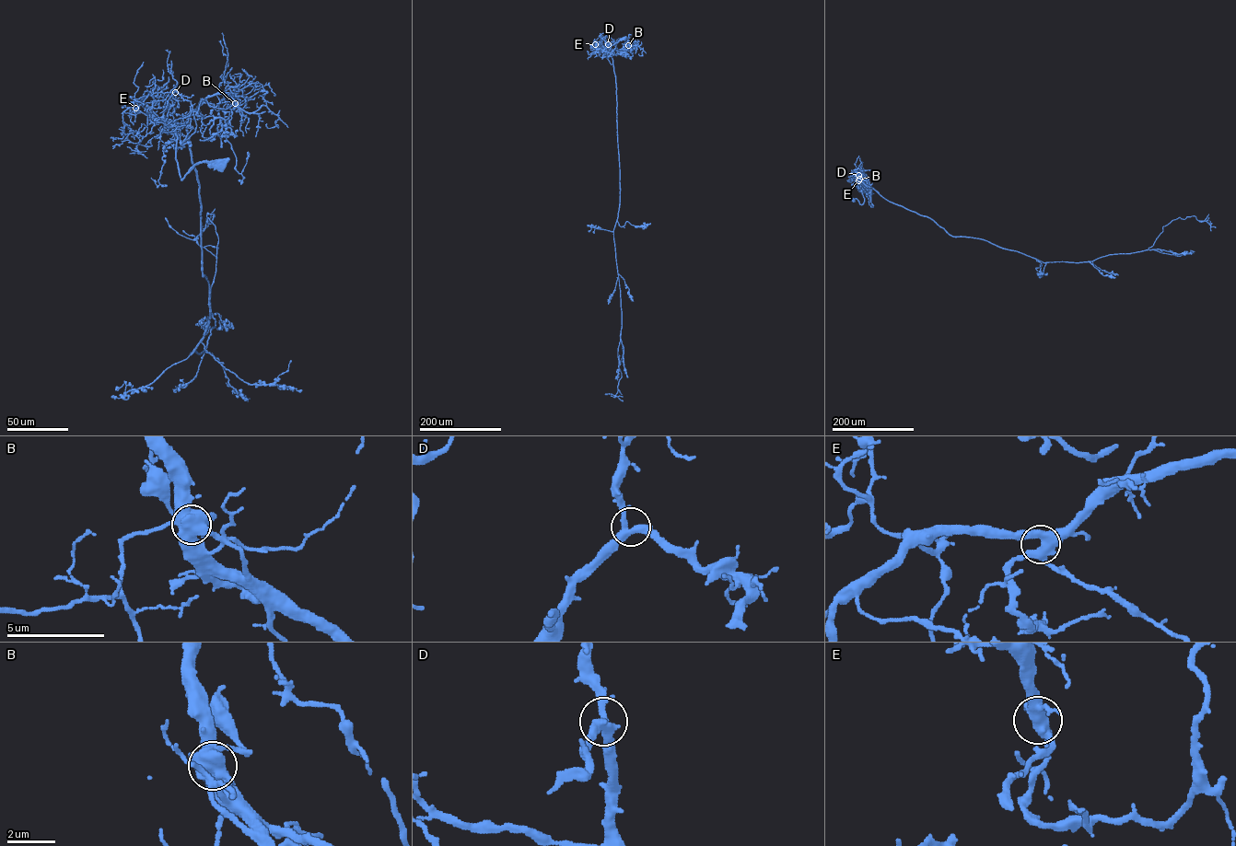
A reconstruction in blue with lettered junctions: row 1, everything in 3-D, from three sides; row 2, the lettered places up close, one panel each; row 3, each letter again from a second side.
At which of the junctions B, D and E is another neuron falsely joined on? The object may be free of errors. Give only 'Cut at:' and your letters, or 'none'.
Cut at: B

